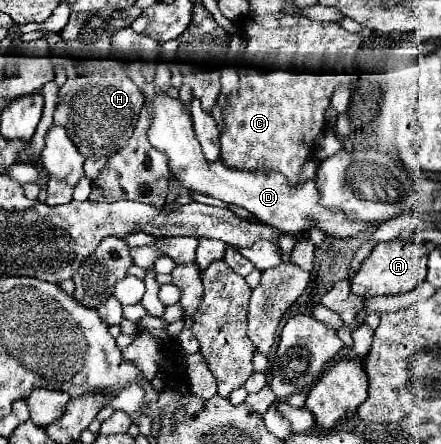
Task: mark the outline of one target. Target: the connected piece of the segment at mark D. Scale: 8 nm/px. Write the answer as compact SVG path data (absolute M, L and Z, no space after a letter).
M129 61L127 63L129 77L139 85L145 99L153 103L153 121L149 127L149 141L153 147L165 151L169 157L169 169L173 175L191 191L199 191L203 195L211 195L215 199L221 199L225 203L235 203L253 213L255 219L259 219L265 225L271 225L275 229L281 229L289 235L303 235L311 227L317 227L329 237L361 237L365 233L373 233L377 223L369 221L353 221L349 219L341 209L329 209L319 203L319 191L315 185L315 179L309 179L297 187L291 187L283 175L279 173L259 173L259 171L239 171L223 165L223 161L207 161L201 145L195 137L193 121L189 113L181 107L179 99L171 99L167 95L155 93L153 89L153 75L155 75L155 63L149 61Z

